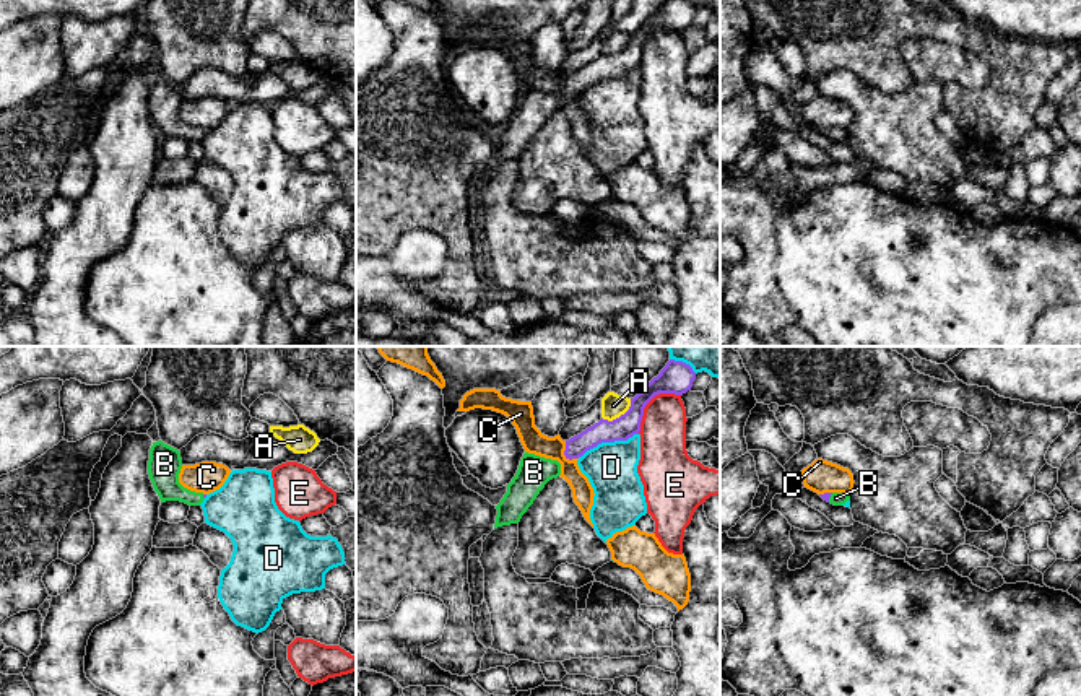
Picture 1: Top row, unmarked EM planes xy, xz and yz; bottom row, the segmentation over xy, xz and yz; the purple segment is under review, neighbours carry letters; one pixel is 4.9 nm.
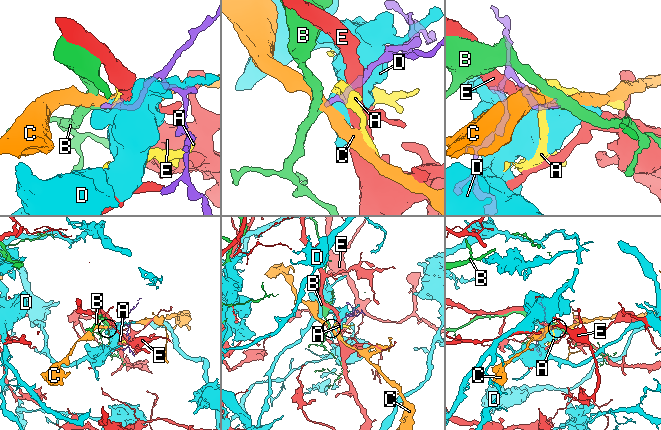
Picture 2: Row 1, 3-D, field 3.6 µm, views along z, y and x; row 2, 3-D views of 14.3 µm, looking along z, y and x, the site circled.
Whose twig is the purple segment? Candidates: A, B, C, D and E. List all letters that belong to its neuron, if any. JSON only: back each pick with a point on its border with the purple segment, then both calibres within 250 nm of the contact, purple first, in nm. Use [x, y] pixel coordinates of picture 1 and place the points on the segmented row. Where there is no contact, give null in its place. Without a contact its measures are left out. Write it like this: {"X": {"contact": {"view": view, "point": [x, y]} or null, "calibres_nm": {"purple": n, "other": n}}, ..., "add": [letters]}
{"B": {"contact": {"view": "yz", "point": [829, 496]}, "calibres_nm": {"purple": 40, "other": 60}}, "add": ["B"]}

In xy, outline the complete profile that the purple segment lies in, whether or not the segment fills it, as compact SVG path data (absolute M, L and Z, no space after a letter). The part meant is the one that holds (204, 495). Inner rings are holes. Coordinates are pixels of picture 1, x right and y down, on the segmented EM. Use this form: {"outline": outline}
{"outline": "M163 441L153 442L150 449L148 475L161 502L180 501L200 506L206 494L195 493L179 483L182 468L180 452Z"}

